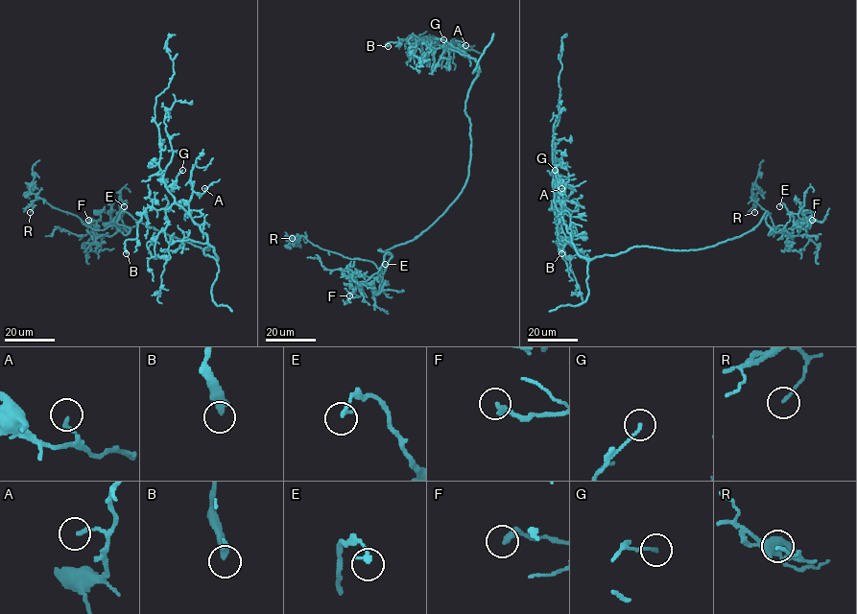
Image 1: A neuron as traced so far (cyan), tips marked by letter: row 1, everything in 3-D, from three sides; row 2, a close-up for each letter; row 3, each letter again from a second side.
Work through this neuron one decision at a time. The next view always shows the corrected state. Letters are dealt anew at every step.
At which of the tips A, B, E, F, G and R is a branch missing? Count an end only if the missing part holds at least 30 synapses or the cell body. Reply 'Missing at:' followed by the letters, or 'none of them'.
Missing at: none of them

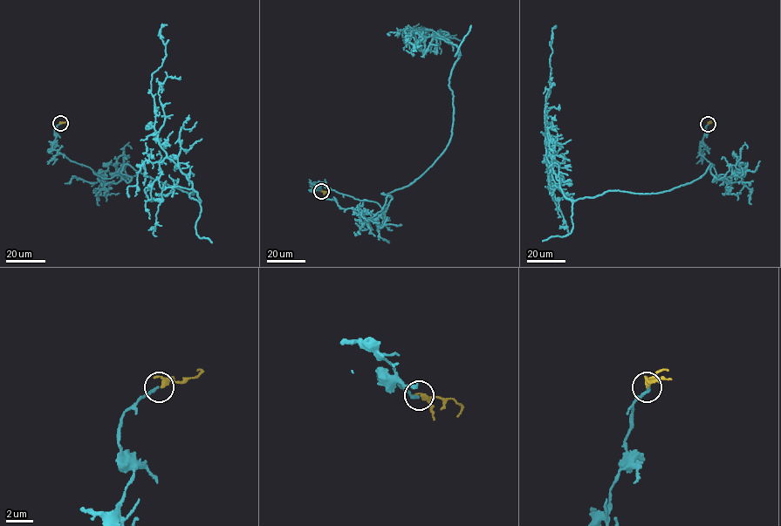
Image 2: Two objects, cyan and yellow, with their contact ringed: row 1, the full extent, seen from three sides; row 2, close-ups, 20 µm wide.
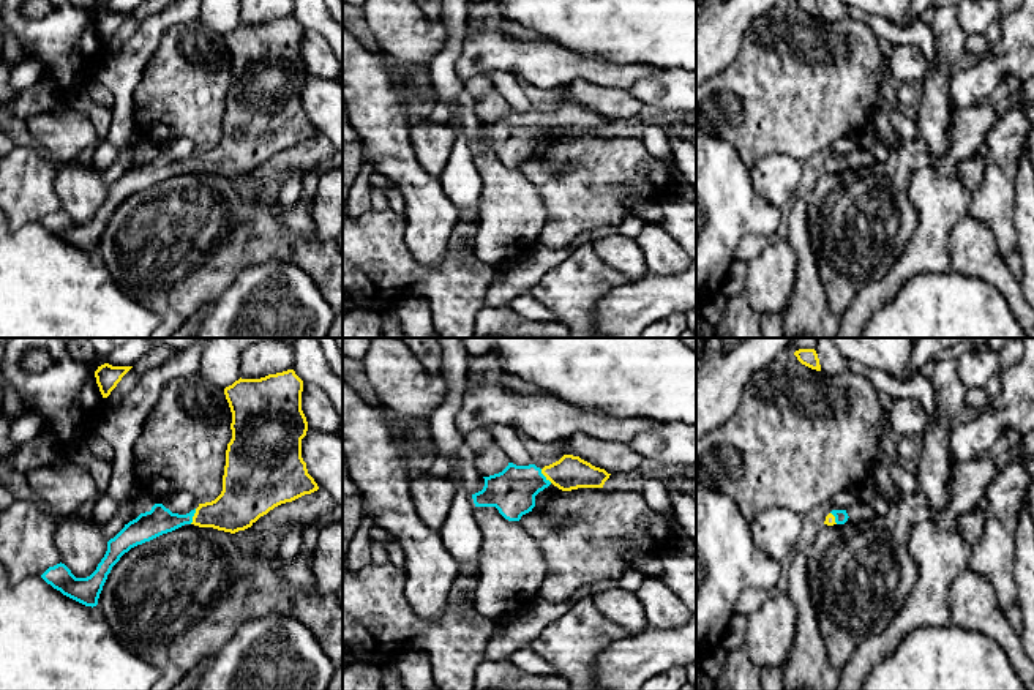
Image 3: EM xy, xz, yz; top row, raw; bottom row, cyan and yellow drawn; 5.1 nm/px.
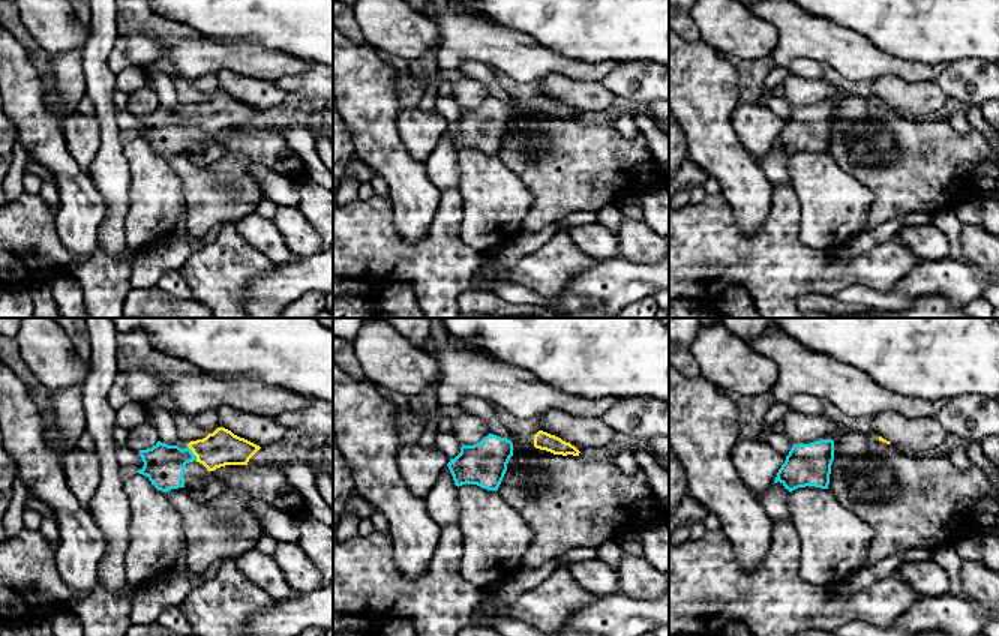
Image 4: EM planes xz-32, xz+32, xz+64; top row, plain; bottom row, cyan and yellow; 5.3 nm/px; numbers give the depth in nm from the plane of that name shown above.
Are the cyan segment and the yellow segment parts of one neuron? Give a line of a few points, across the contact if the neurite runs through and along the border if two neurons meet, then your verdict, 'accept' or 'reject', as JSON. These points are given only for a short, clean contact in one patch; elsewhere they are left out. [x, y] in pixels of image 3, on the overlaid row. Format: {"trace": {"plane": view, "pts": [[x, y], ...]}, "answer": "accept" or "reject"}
{"trace": {"plane": "xy", "pts": [[160, 520], [185, 520], [193, 515], [226, 513], [240, 504]]}, "answer": "accept"}

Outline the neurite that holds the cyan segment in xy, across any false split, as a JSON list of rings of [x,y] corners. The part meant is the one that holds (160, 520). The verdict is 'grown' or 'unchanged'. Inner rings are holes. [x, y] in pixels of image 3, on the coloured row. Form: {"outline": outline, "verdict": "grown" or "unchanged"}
{"outline": [[[294,369],[260,379],[240,377],[226,387],[232,439],[226,450],[221,494],[186,515],[155,504],[107,542],[107,551],[90,576],[76,578],[60,562],[41,578],[63,595],[93,608],[112,567],[131,548],[185,524],[235,534],[275,507],[317,491],[302,458],[302,439],[308,431],[302,392],[303,381]]], "verdict": "grown"}

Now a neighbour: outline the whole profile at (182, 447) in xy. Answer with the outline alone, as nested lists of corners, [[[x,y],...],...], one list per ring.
[[[200,373],[167,381],[133,447],[137,496],[161,504],[178,491],[188,491],[199,504],[215,501],[223,491],[230,423],[232,412],[224,390]]]

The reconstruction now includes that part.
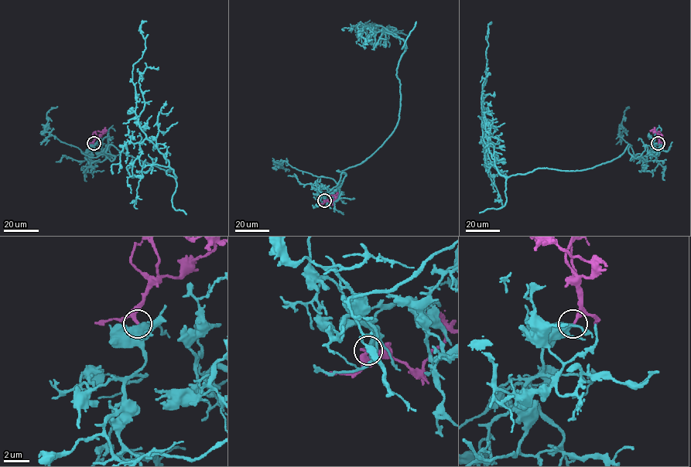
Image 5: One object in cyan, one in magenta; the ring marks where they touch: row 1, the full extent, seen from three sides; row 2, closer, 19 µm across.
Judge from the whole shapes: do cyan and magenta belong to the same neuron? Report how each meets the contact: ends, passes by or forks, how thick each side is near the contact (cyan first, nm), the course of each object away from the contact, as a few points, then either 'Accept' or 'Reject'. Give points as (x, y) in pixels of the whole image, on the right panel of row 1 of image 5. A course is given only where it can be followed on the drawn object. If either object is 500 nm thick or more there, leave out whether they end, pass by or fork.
At the ring cyan passes by. At the ring magenta ends. Thickness 320 nm (cyan) against 240 nm. Course of cyan: (658, 143), (646, 161), (631, 160), (628, 144), (618, 157), (584, 169), (502, 175), (481, 125), (490, 22). Course of magenta: (658, 143), (660, 135), (654, 129), (651, 131). Accept

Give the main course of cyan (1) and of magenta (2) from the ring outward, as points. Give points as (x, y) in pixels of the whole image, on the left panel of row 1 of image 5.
1: (94, 143), (93, 161), (112, 161), (111, 144), (176, 176), (135, 114), (132, 70), (146, 21)
2: (93, 143), (105, 129), (105, 131)

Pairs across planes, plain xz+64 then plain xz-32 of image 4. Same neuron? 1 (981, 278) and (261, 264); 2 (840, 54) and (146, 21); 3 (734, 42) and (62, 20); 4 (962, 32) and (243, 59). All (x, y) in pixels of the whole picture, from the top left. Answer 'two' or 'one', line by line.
1: two
2: two
3: one
4: two

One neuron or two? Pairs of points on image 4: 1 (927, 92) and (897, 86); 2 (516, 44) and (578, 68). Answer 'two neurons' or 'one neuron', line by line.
1: one neuron
2: one neuron

